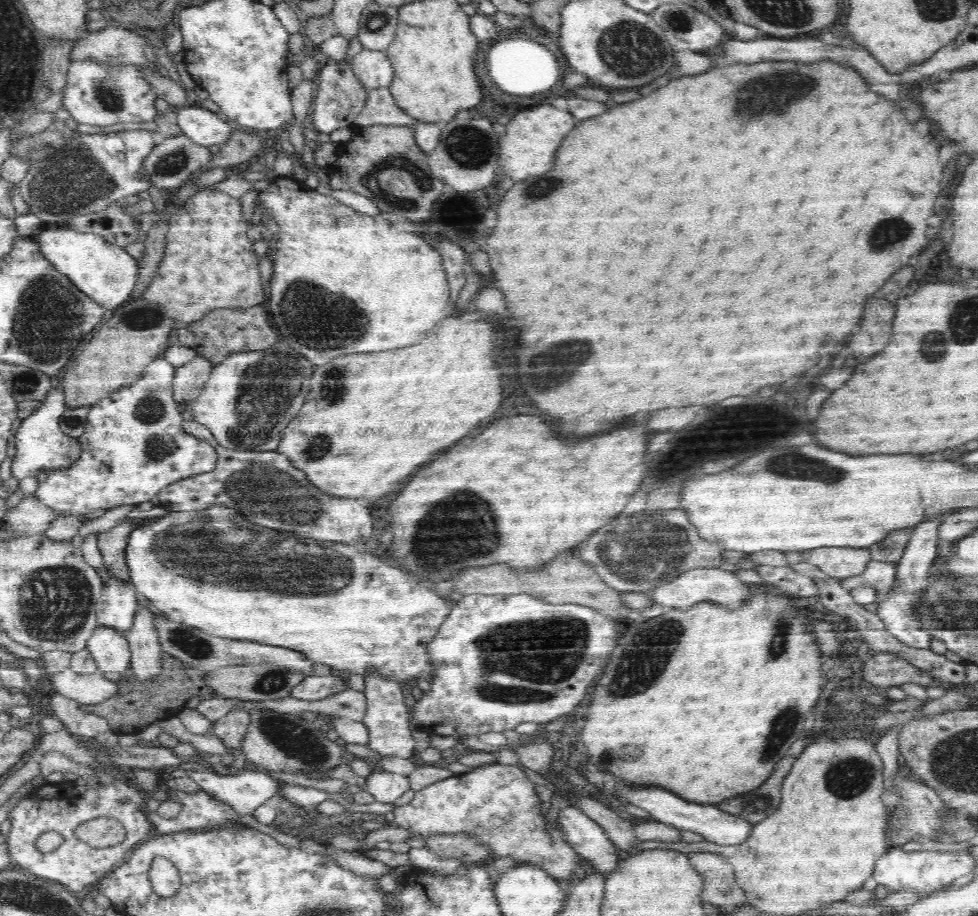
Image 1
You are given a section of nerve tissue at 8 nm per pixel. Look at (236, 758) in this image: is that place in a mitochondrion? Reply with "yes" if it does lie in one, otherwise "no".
no

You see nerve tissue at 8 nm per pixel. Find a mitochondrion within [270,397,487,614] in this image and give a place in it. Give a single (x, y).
(316, 449)

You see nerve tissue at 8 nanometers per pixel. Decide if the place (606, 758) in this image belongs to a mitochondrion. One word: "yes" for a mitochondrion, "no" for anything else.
yes

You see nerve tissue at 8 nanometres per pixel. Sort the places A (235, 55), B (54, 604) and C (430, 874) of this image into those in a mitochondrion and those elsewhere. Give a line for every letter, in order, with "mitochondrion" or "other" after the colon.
A: other
B: mitochondrion
C: other

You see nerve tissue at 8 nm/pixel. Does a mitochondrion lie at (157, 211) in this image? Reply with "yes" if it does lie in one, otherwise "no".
no

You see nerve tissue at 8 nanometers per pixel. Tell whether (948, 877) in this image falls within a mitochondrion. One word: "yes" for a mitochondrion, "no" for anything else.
no

